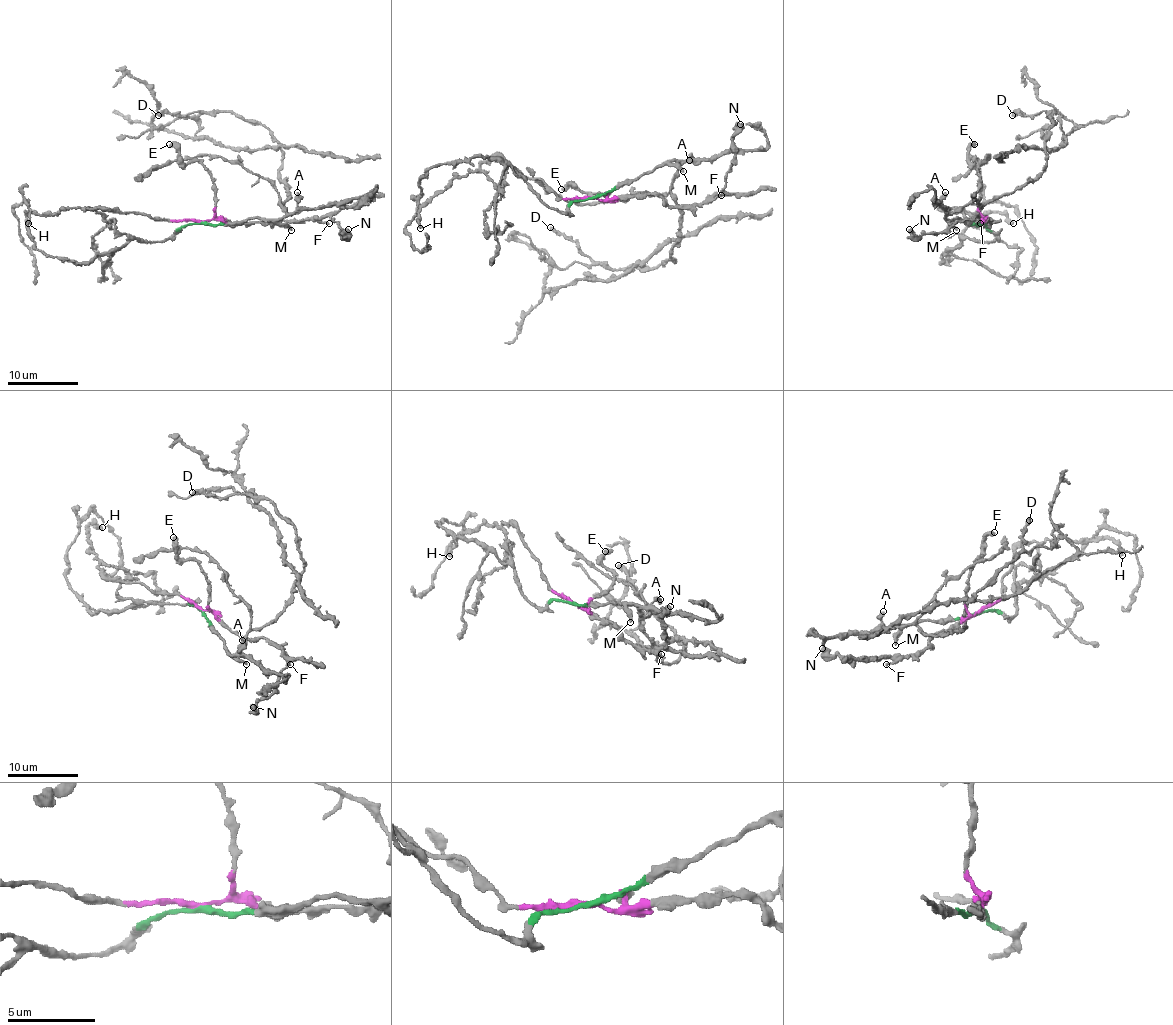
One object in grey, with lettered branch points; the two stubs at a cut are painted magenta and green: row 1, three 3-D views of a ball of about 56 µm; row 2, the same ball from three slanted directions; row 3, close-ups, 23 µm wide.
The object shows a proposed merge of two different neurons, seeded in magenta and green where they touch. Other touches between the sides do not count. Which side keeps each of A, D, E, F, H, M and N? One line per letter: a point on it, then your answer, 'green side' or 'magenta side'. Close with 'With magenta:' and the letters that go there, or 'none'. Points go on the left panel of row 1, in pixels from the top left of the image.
A: at (297, 192); green side
D: at (158, 115); green side
E: at (169, 144); magenta side
F: at (329, 223); magenta side
H: at (28, 223); magenta side
M: at (291, 230); green side
N: at (348, 229); magenta side
With magenta: E, F, H, N

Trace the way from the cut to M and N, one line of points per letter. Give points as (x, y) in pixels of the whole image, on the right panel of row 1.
M: (983, 222), (969, 223), (953, 218), (950, 223), (957, 231)
N: (983, 222), (991, 220), (978, 216), (957, 222), (937, 234), (916, 236), (909, 229)

